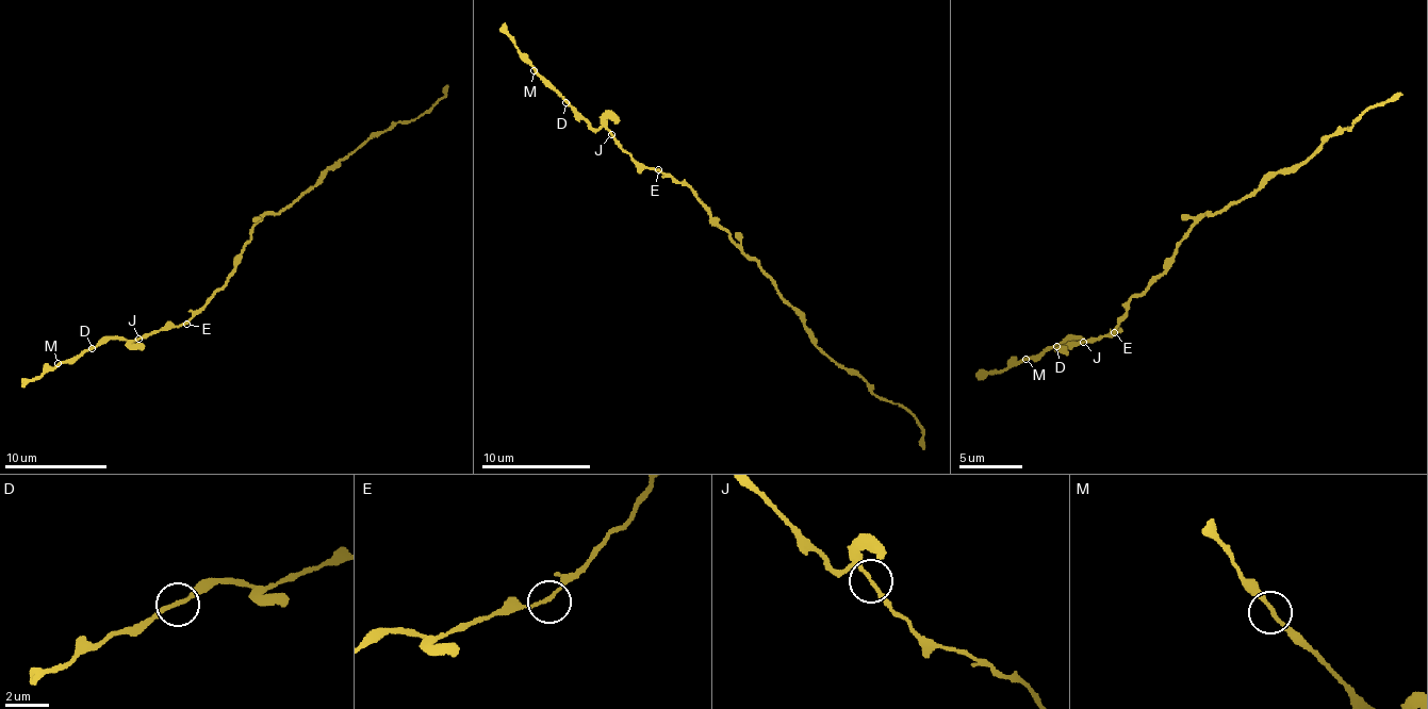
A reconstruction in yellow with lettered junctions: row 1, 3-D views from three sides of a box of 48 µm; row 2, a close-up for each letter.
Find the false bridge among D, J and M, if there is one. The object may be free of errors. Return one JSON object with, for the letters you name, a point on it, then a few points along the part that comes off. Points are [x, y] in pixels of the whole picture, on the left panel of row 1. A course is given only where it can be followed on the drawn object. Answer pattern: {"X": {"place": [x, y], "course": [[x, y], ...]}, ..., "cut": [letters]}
{"cut": []}

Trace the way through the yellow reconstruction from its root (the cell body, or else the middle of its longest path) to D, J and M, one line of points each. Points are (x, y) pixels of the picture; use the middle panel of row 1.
D: (722, 229), (694, 192), (659, 169), (642, 167), (605, 127), (594, 129), (565, 102)
J: (722, 229), (694, 192), (659, 169), (642, 167), (610, 135)
M: (722, 229), (694, 192), (659, 169), (642, 167), (605, 127), (594, 129), (534, 70)

